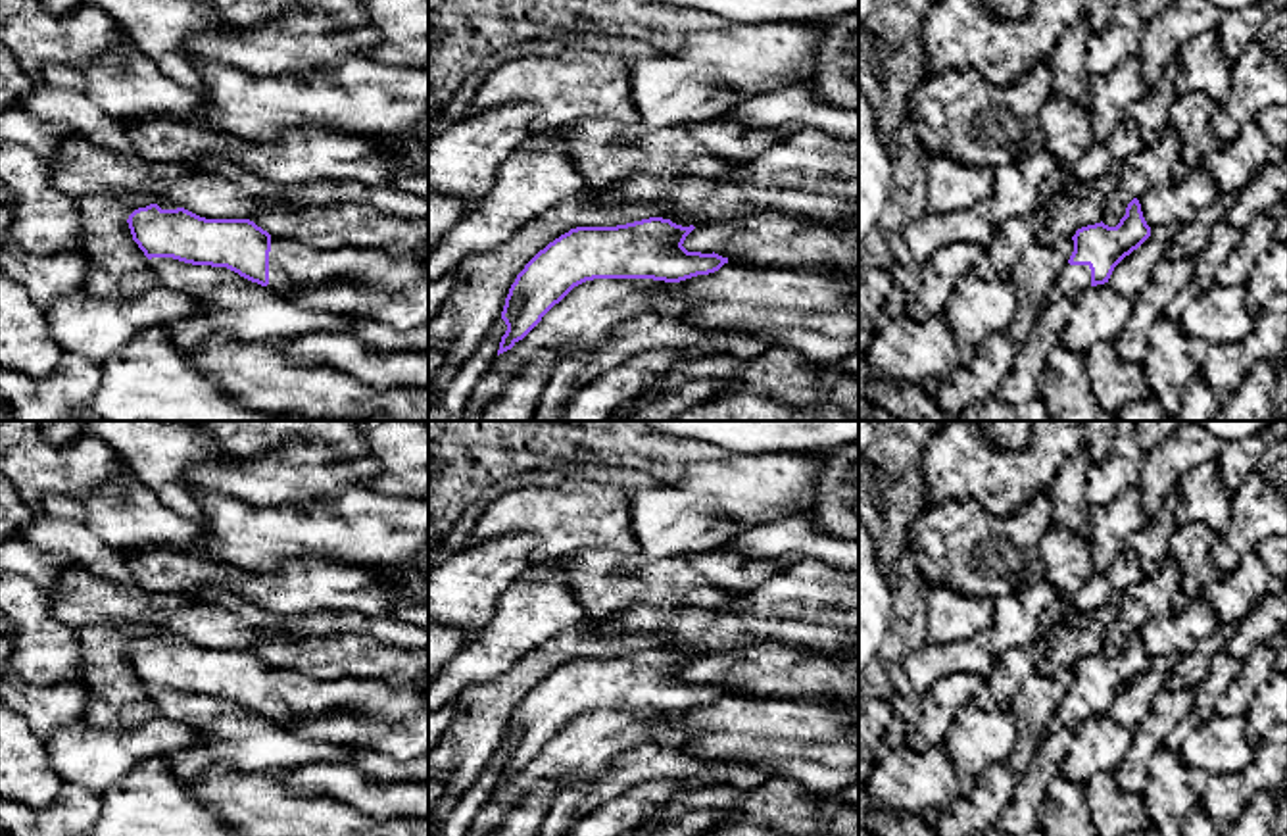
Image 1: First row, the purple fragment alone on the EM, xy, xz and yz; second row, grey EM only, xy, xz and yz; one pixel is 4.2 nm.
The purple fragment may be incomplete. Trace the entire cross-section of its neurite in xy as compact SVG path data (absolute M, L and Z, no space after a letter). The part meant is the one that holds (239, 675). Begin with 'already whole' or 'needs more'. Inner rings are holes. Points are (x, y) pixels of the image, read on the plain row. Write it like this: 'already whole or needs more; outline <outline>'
needs more; outline M150 634L134 640L127 653L148 690L227 698L275 723L300 723L334 711L394 723L426 701L413 684L394 686L357 676L315 678L292 667L271 667L250 650L206 650L184 638L161 640Z

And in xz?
already whole; outline M649 648L617 657L576 657L540 680L509 719L501 750L507 755L498 786L522 771L542 748L574 717L594 709L653 709L680 713L718 701L728 688L688 682L682 675L695 657L682 657L663 648Z

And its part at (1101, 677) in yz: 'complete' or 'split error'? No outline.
split error

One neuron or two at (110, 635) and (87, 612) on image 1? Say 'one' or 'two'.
two

